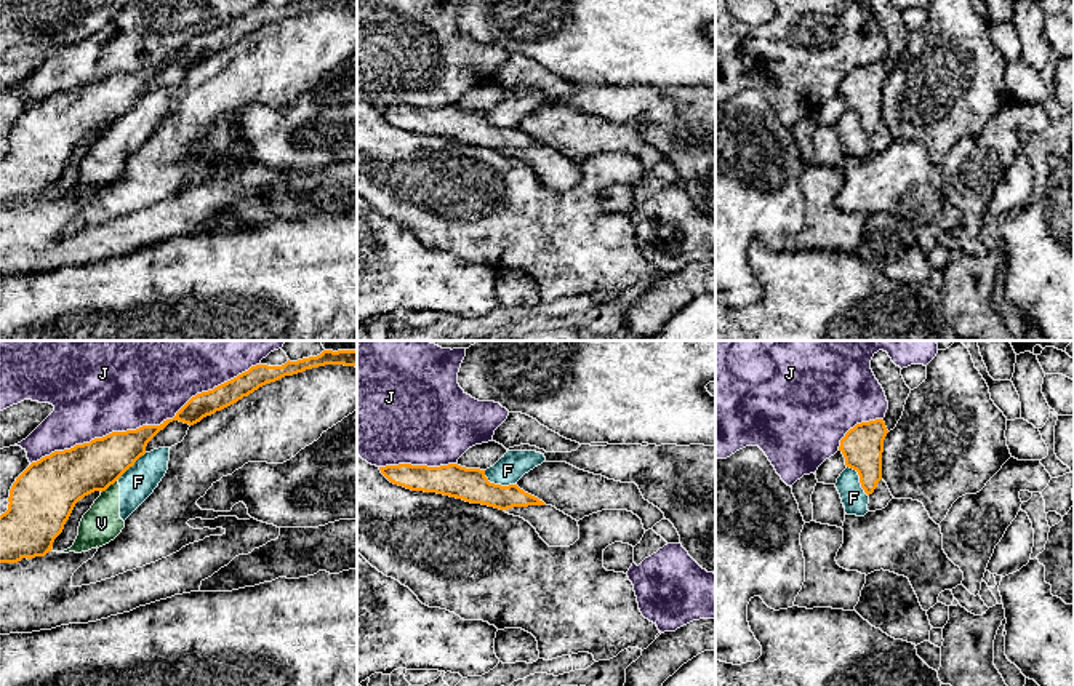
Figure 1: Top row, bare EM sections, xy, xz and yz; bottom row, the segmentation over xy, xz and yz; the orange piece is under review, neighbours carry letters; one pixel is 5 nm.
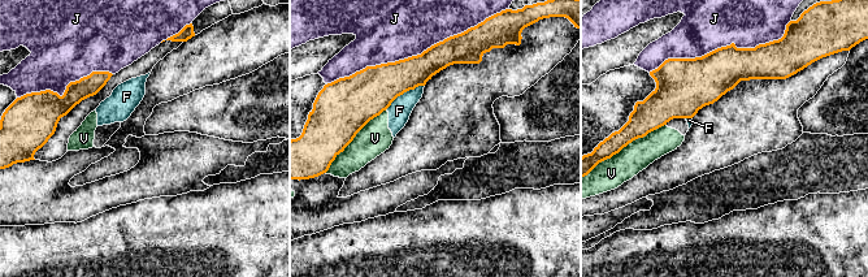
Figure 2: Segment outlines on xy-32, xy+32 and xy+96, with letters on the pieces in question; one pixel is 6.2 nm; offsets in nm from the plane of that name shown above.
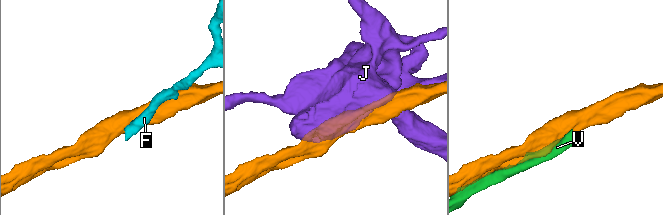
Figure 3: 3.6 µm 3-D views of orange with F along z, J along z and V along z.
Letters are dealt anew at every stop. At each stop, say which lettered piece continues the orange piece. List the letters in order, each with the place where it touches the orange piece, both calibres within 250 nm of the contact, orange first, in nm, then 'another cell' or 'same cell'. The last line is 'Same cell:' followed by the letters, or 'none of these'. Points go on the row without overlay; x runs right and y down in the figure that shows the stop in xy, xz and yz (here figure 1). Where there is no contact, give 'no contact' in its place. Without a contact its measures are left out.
F: meets orange in xz at (498, 127); 170 nm thick on the orange side, 140 nm on the other; another cell
J: meets orange in xy at (144, 67); 220 nm thick on the orange side, 380 nm on the other; another cell
V: meets orange in xy at (108, 128); 280 nm thick on the orange side, 190 nm on the other; another cell
Same cell: none of these

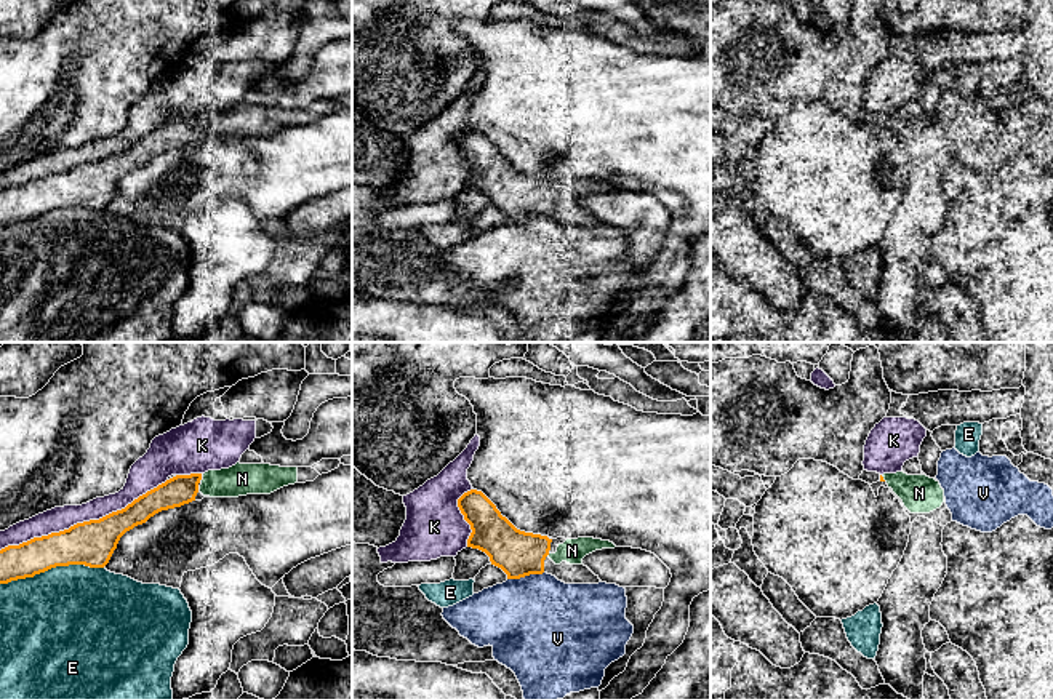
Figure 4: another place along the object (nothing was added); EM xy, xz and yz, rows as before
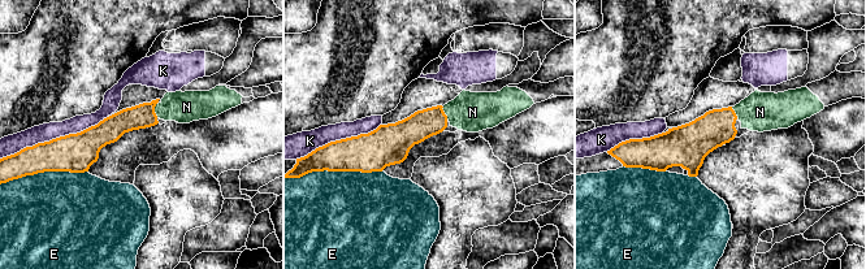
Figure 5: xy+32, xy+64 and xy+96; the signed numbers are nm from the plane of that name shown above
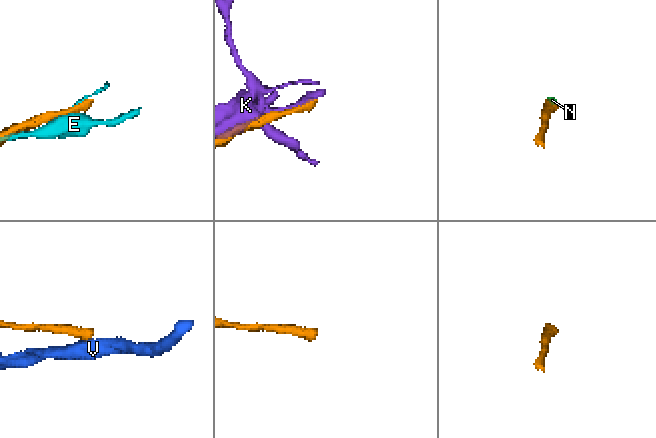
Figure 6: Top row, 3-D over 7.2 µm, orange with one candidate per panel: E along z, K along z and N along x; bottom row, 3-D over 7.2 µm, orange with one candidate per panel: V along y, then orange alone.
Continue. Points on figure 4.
E: meets orange in xy at (52, 208); 220 nm thick on the orange side, 480 nm on the other; another cell
K: meets orange in xy at (84, 163); 220 nm thick on the orange side, 120 nm on the other; another cell
N: meets orange in yz at (882, 120); 20 nm thick on the orange side, 190 nm on the other; same cell
V: meets orange in xz at (525, 216); 240 nm thick on the orange side, 480 nm on the other; another cell
Same cell: N

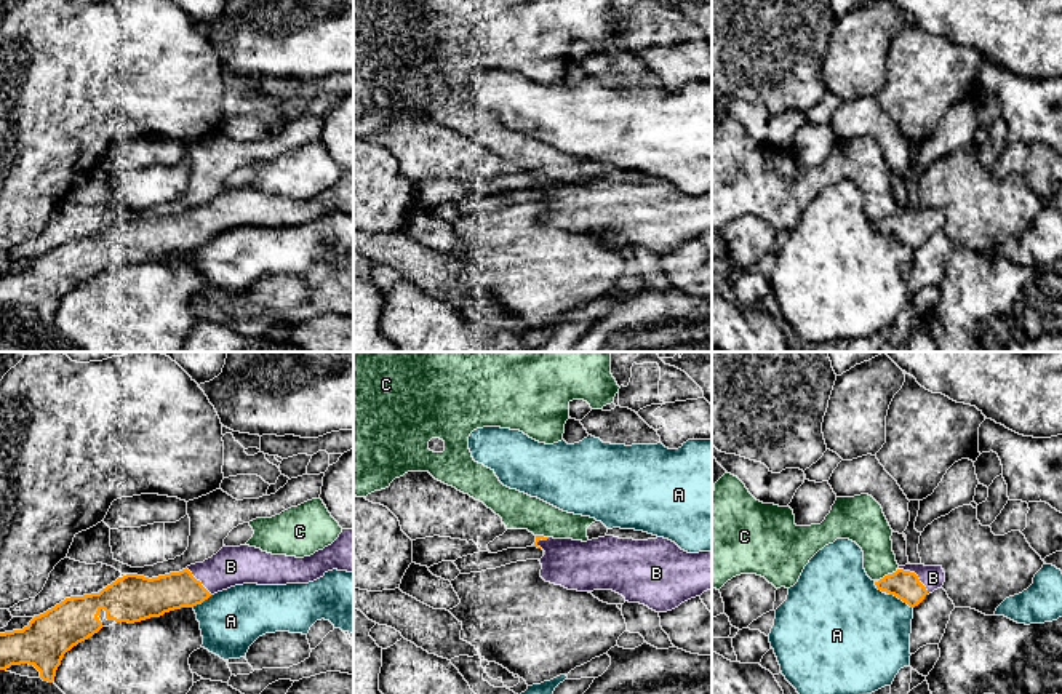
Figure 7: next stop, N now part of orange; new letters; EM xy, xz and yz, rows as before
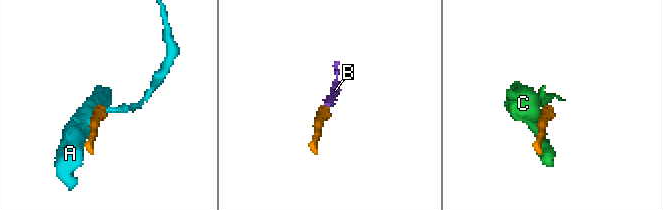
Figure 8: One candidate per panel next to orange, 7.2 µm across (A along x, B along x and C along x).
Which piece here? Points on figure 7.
A: meets orange in yz at (901, 240); 150 nm thick on the orange side, 440 nm on the other; another cell
B: meets orange in yz at (917, 218); 150 nm thick on the orange side, 120 nm on the other; same cell
C: meets orange in yz at (888, 216); 150 nm thick on the orange side, 190 nm on the other; another cell
Same cell: B

